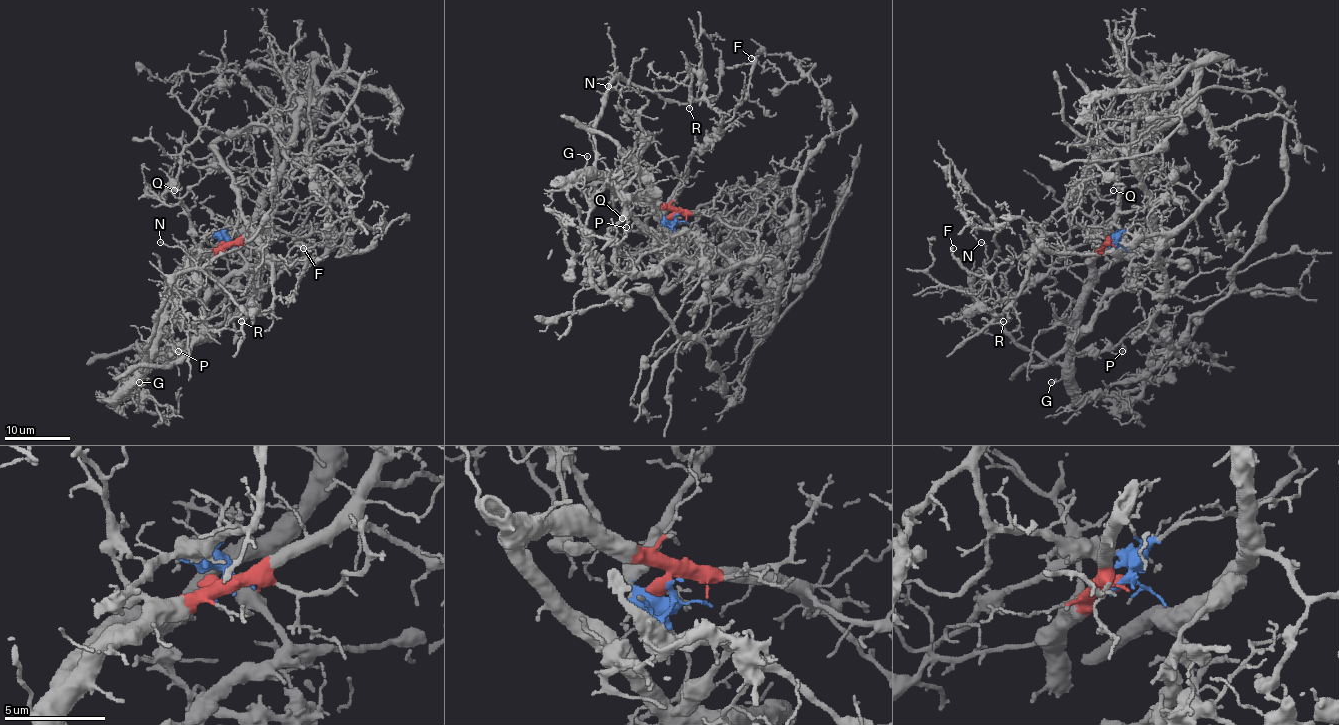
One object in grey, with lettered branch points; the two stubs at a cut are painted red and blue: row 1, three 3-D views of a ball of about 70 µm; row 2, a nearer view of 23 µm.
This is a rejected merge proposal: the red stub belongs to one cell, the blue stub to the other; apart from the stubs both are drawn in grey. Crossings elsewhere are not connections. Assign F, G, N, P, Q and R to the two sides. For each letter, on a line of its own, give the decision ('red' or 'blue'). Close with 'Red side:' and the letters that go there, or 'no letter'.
F: blue
G: red
N: red
P: red
Q: red
R: blue
Red side: G, N, P, Q

